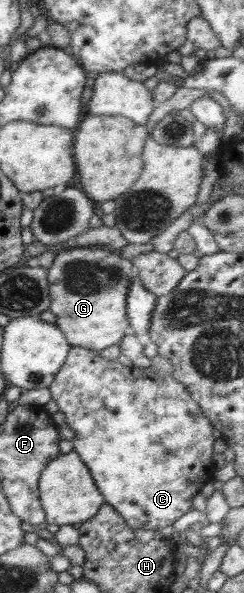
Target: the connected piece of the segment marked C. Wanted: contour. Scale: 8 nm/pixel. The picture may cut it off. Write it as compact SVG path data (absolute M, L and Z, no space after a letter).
M73 346L69 349L63 366L55 375L55 379L48 387L48 390L51 392L52 400L57 403L59 411L65 415L67 425L75 432L75 437L72 440L73 451L87 466L96 487L104 496L105 503L110 504L122 516L130 528L158 531L173 525L180 516L189 511L189 508L192 506L192 496L207 482L213 481L213 474L216 472L216 465L212 460L213 447L215 440L217 440L215 428L211 425L211 421L205 417L205 413L199 409L197 402L191 399L191 395L189 395L185 386L173 378L171 373L162 373L149 366L149 364L143 366L139 362L136 362L131 367L125 366L119 363L118 359L108 360L105 357L101 357L100 351Z

